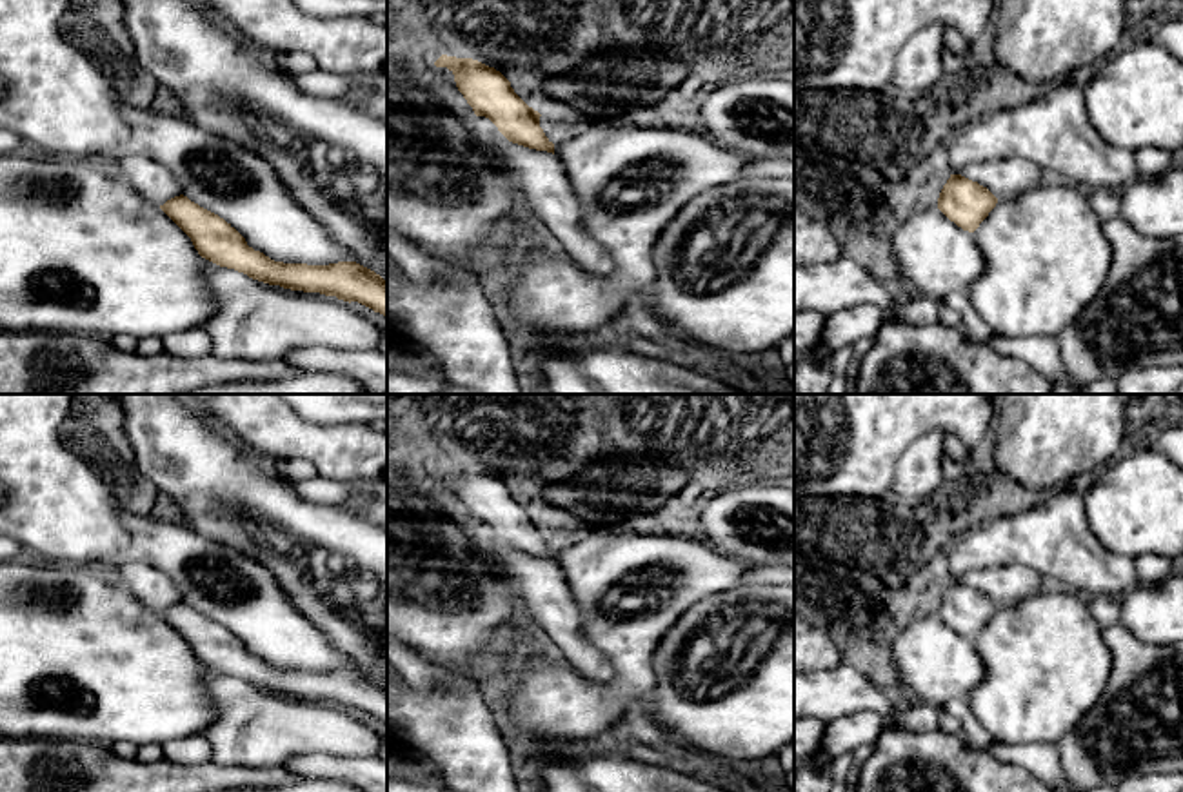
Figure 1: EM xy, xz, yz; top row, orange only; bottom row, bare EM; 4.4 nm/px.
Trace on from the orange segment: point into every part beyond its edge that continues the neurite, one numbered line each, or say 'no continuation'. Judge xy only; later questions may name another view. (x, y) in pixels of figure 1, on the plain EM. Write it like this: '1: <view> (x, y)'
1: xy (153, 587)

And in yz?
1: yz (1007, 585)

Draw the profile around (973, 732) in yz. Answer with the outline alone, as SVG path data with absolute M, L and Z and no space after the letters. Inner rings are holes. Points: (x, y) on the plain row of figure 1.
M952 699L943 708L958 718L961 723L961 738L969 747L979 750L996 741L974 718L965 699Z

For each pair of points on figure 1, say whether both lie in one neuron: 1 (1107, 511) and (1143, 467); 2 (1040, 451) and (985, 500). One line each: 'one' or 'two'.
1: one
2: two

